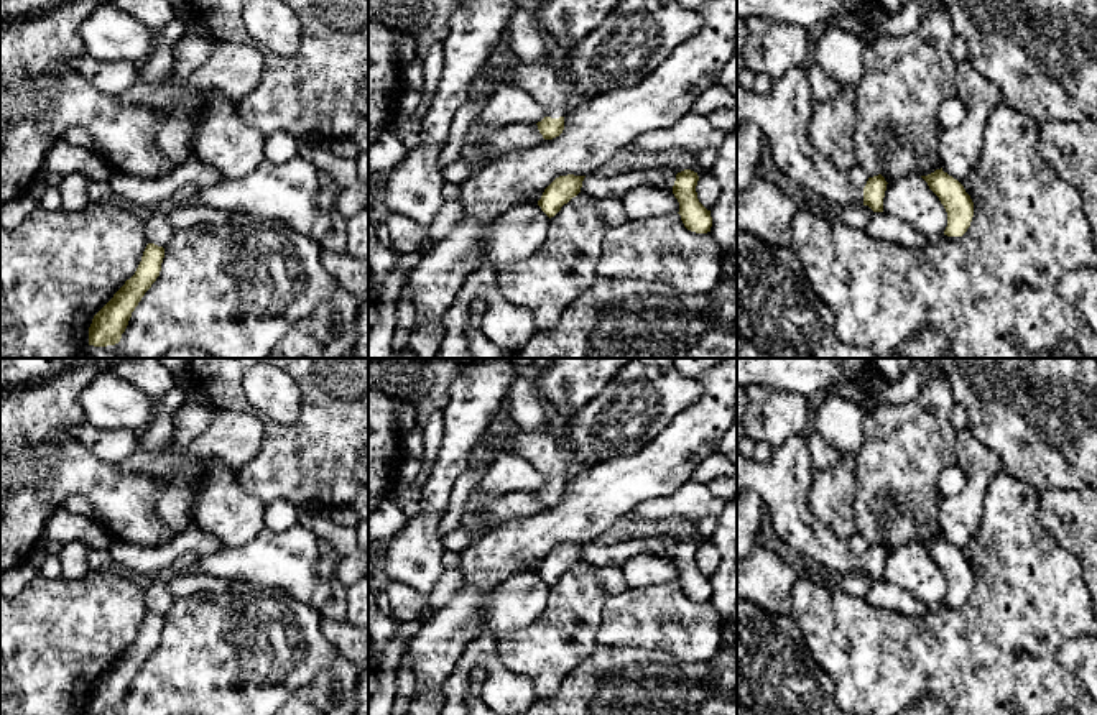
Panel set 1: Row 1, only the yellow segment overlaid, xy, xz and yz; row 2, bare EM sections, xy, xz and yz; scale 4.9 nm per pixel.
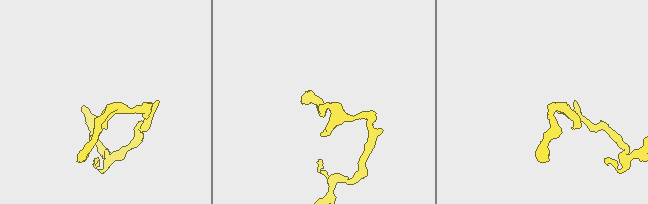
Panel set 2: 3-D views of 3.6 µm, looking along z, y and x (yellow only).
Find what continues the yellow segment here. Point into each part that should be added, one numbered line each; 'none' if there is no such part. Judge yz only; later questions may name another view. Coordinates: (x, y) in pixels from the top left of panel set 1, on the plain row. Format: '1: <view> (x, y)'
1: yz (783, 482)

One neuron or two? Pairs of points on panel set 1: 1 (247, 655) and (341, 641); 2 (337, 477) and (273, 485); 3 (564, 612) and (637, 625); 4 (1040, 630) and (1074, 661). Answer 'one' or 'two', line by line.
1: two
2: one
3: two
4: two

